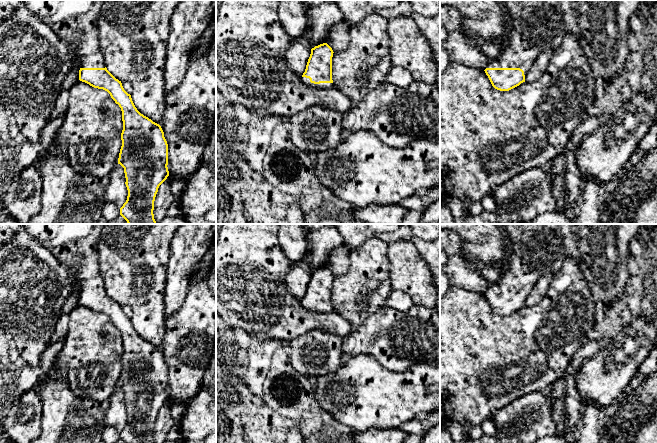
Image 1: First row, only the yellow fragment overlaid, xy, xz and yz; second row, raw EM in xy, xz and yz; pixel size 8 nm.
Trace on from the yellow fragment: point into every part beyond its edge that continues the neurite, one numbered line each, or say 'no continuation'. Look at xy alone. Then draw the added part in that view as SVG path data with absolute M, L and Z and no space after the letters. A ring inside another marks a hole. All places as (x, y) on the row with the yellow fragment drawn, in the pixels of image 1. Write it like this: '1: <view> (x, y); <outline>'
1: xy (75, 21); M24 0L26 7L63 41L75 47L80 68L105 68L99 46L98 18L104 0Z

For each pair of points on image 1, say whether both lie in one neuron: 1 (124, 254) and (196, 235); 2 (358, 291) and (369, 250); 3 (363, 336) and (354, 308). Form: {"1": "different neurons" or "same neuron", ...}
{"1": "different neurons", "2": "same neuron", "3": "different neurons"}

